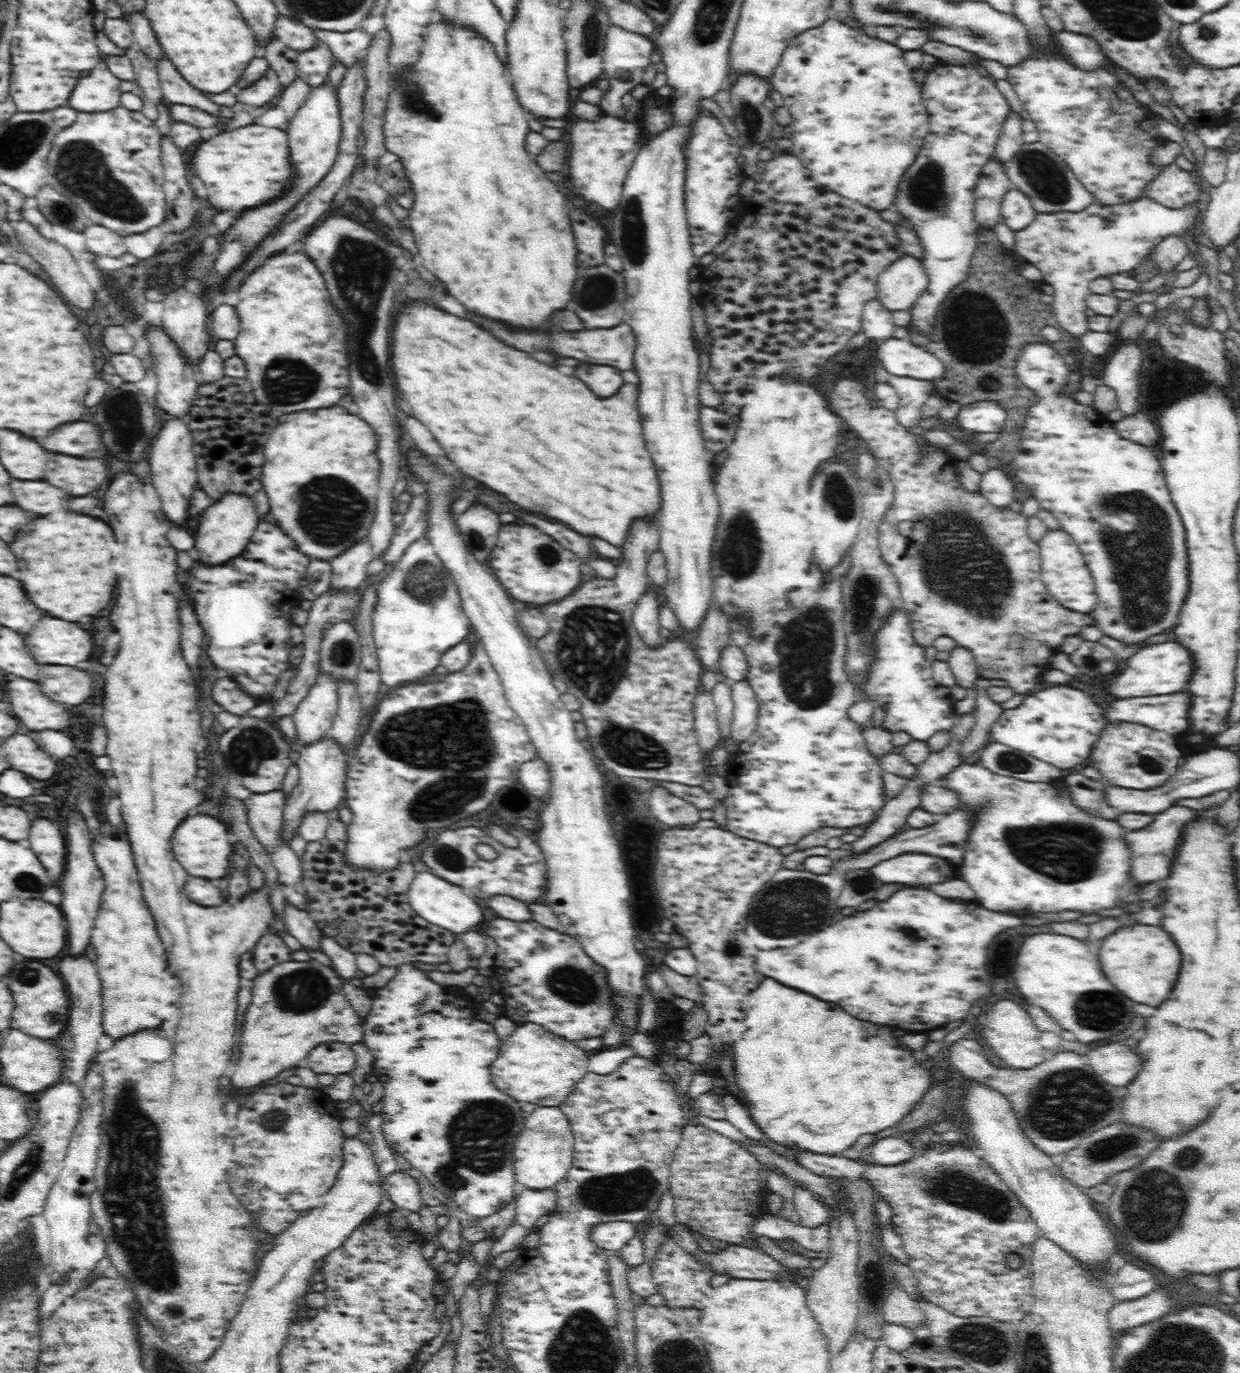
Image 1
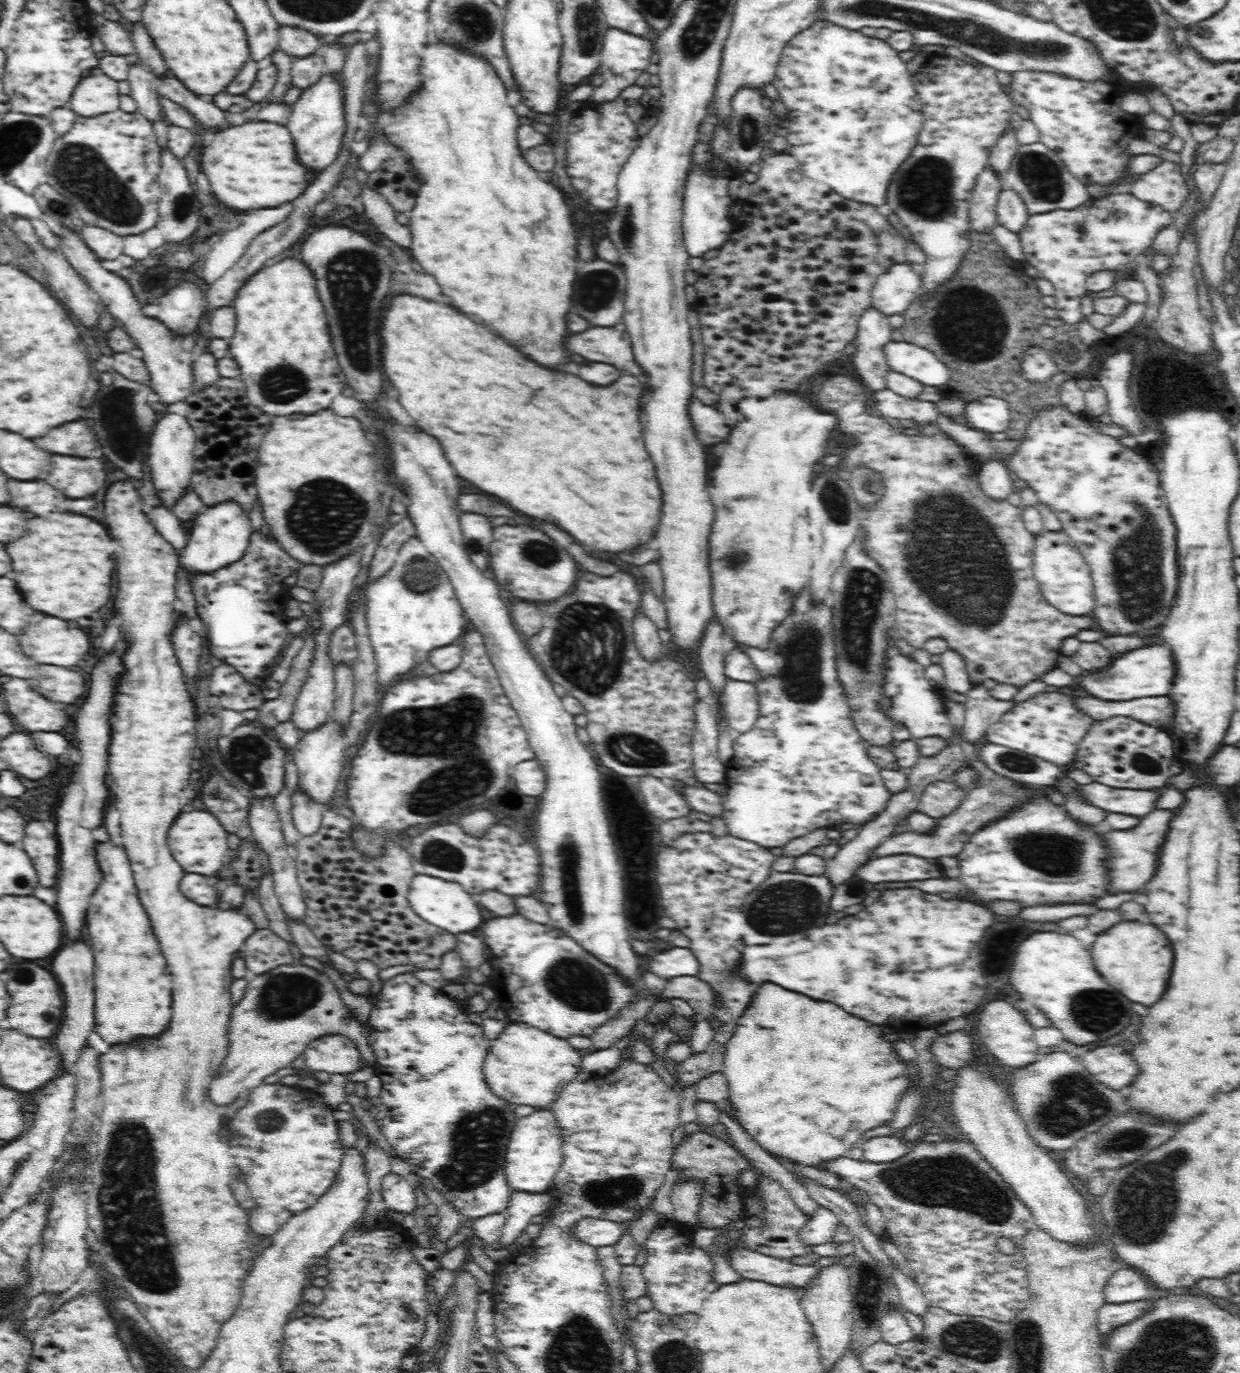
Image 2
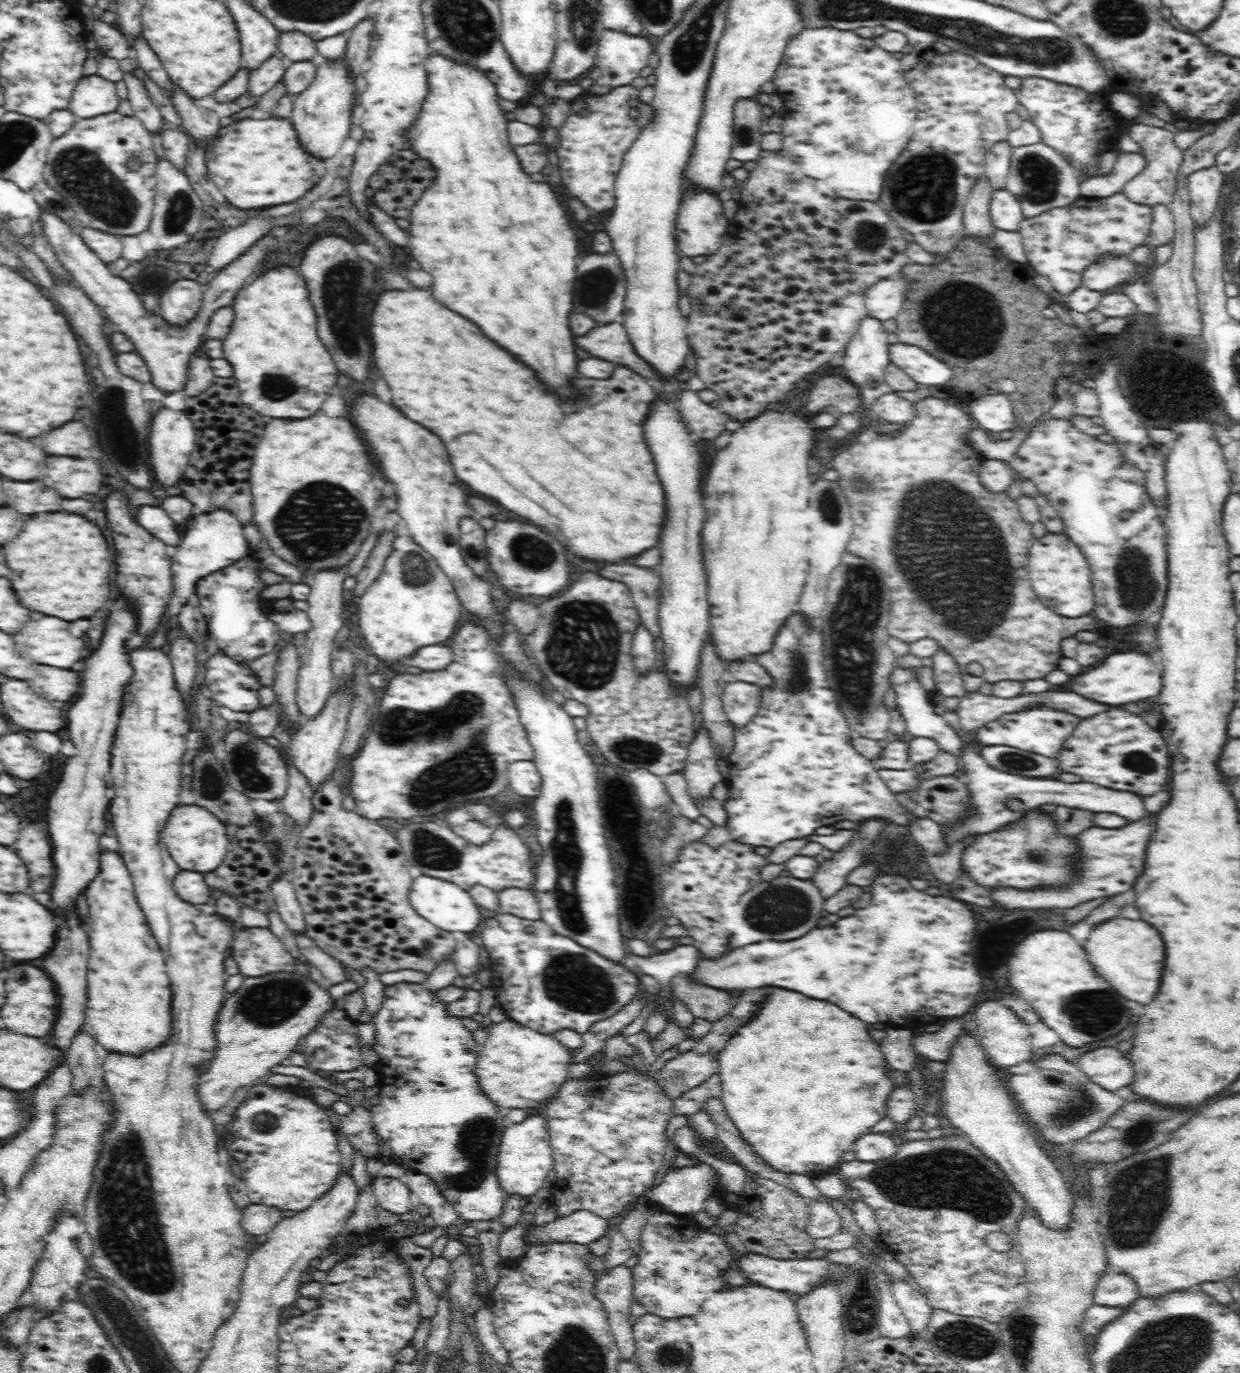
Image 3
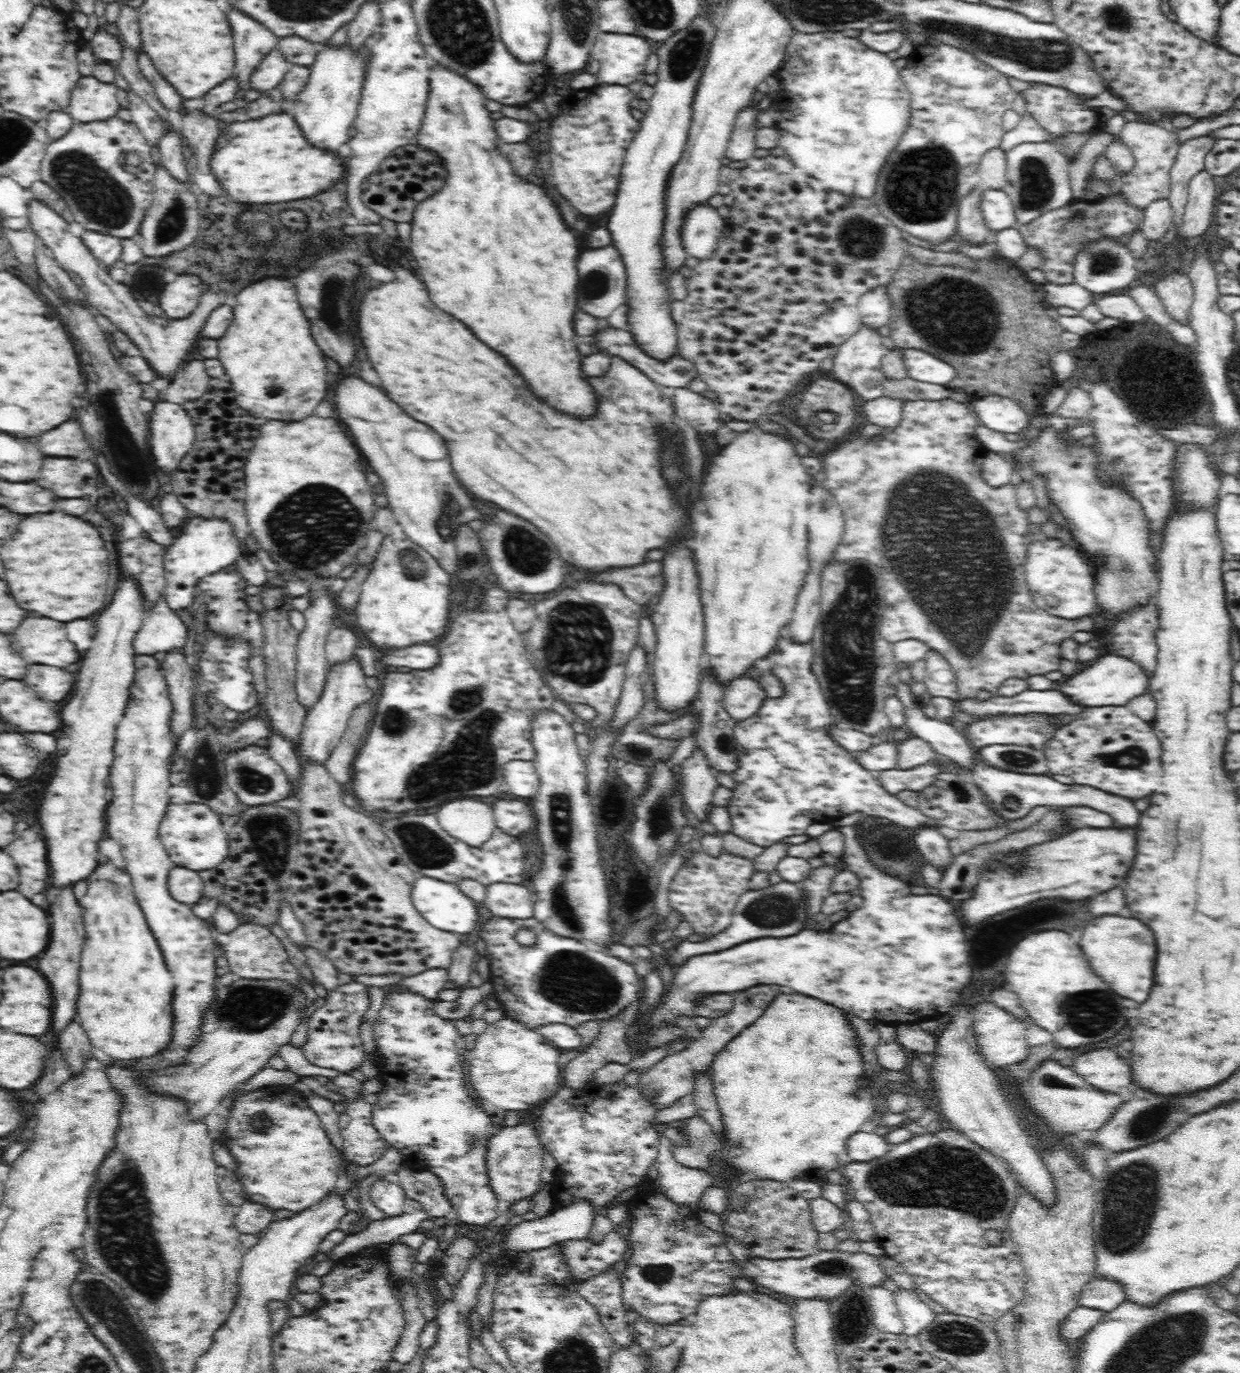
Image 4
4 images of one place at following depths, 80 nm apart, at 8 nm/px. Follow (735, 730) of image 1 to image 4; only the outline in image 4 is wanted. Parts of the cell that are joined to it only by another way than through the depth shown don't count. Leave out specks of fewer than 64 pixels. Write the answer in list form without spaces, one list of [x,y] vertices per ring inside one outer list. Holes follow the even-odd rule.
[[[740,676],[726,683],[721,703],[730,718],[740,722],[754,716],[767,697],[758,682]]]

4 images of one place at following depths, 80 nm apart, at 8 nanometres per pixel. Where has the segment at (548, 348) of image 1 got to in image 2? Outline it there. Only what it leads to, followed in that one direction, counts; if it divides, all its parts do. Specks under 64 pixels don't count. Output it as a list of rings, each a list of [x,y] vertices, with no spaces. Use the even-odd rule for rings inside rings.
[[[622,322],[610,327],[588,328],[582,334],[570,336],[570,352],[586,360],[602,360],[620,370],[642,377],[642,367],[634,360],[633,344]]]

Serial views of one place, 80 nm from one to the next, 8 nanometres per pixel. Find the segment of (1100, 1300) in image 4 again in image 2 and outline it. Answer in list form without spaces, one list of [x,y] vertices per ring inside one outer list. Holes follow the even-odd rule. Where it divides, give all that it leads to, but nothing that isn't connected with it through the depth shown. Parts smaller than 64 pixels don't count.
[[[1130,1268],[1117,1269],[1105,1286],[1106,1300],[1110,1304],[1124,1304],[1138,1300],[1147,1300],[1153,1295],[1150,1283],[1140,1271]]]

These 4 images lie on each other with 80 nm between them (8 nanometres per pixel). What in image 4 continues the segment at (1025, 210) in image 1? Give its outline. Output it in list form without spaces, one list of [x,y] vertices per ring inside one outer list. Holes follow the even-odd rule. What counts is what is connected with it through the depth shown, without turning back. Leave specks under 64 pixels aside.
[[[985,189],[982,192],[981,214],[986,226],[994,231],[1016,227],[1017,224],[1012,199],[1003,190]]]

